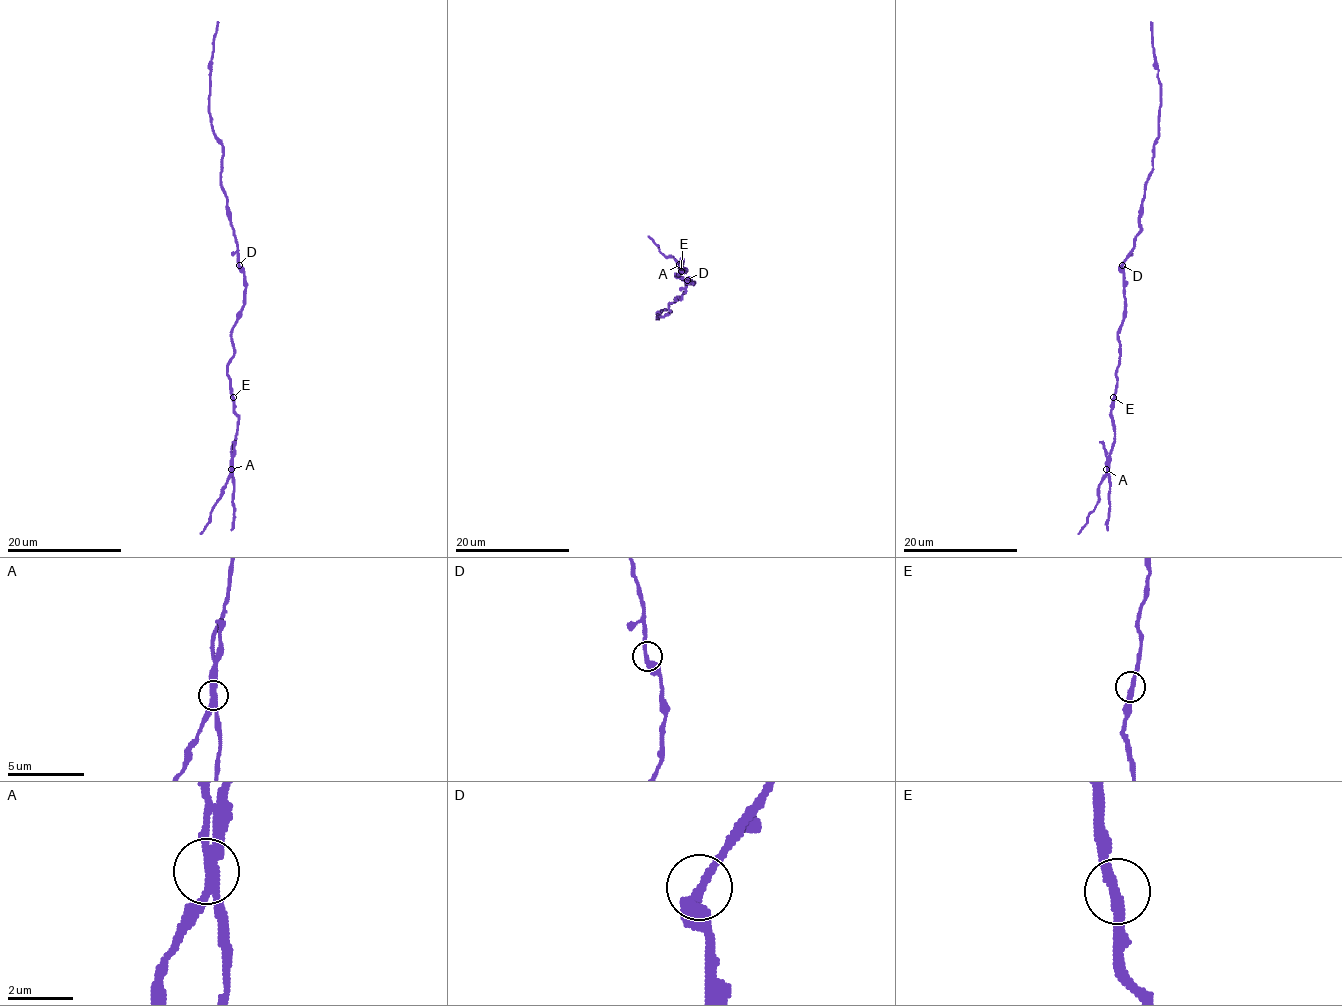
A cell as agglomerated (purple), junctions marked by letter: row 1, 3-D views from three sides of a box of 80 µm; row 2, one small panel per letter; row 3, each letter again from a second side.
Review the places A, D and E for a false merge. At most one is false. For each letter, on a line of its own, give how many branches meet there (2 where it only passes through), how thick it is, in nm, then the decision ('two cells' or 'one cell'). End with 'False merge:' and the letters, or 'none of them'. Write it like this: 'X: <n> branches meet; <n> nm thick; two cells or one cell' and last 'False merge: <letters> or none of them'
A: 3 branches meet; 280 nm thick; two cells
D: 2 branches meet; 320 nm thick; one cell
E: 2 branches meet; 320 nm thick; one cell
False merge: A

